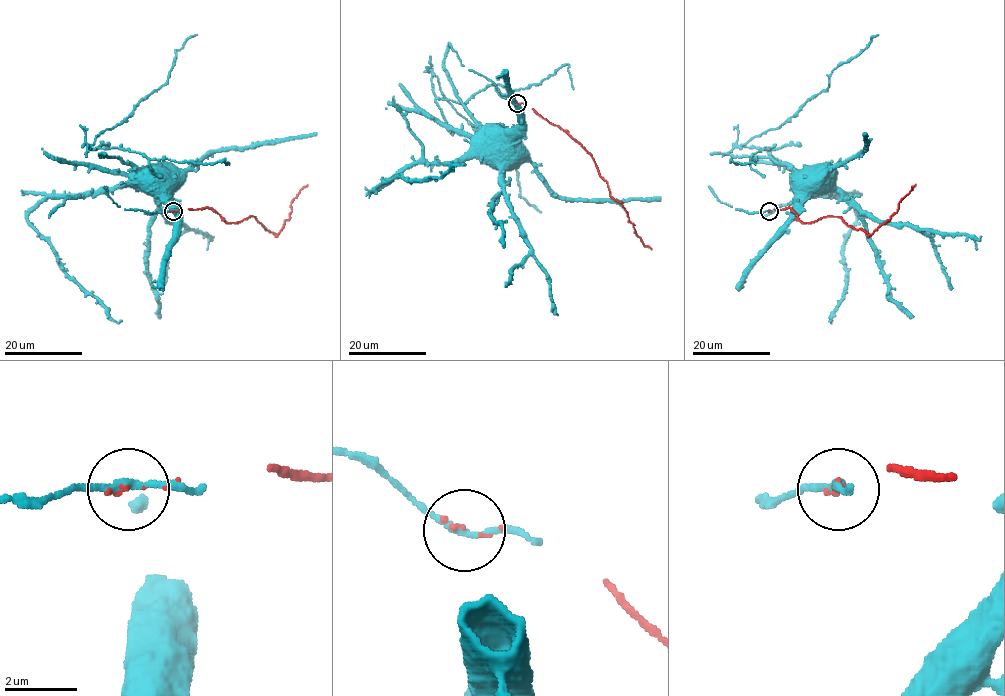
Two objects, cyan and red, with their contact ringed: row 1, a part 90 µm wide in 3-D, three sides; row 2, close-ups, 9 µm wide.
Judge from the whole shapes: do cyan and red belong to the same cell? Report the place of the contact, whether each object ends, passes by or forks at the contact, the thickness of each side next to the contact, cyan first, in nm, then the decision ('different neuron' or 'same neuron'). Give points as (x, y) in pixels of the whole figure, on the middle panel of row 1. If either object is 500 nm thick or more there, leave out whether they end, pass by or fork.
place (517, 103); cyan passes by; red ends; calibres 180 and 80 nm; same neuron

